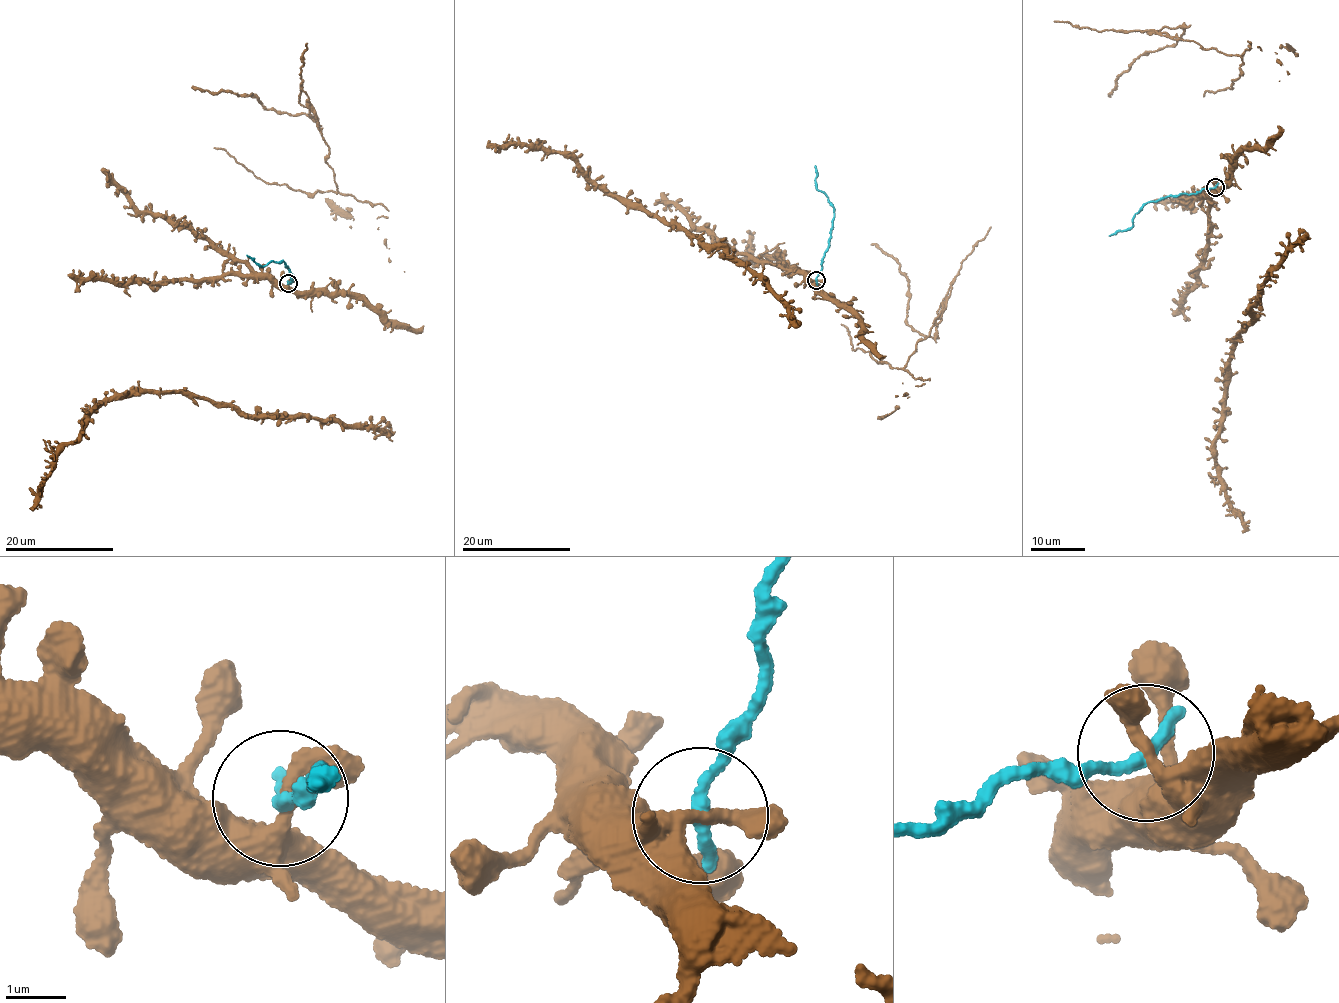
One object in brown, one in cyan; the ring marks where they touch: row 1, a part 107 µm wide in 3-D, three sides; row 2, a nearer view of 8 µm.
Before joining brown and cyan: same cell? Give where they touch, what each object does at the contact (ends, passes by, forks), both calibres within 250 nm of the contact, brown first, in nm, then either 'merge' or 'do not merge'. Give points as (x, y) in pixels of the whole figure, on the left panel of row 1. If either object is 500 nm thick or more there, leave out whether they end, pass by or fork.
place (288, 283); brown forks; cyan ends; calibres 260 and 260 nm; do not merge

